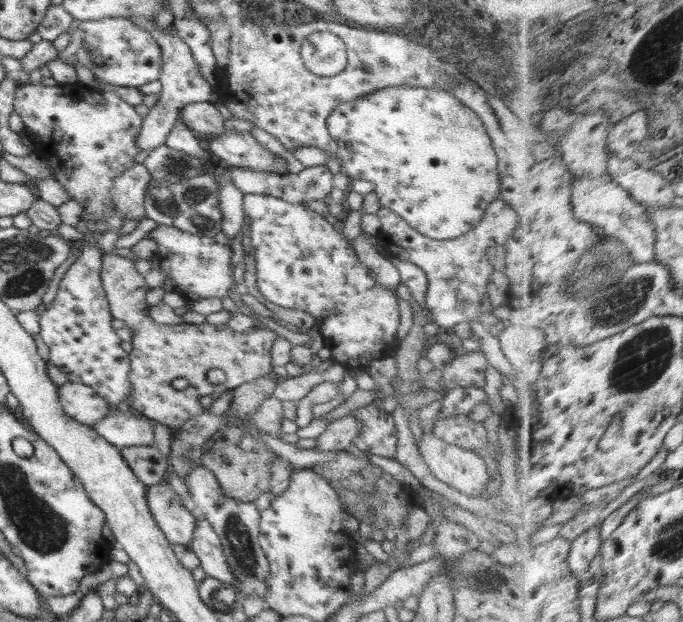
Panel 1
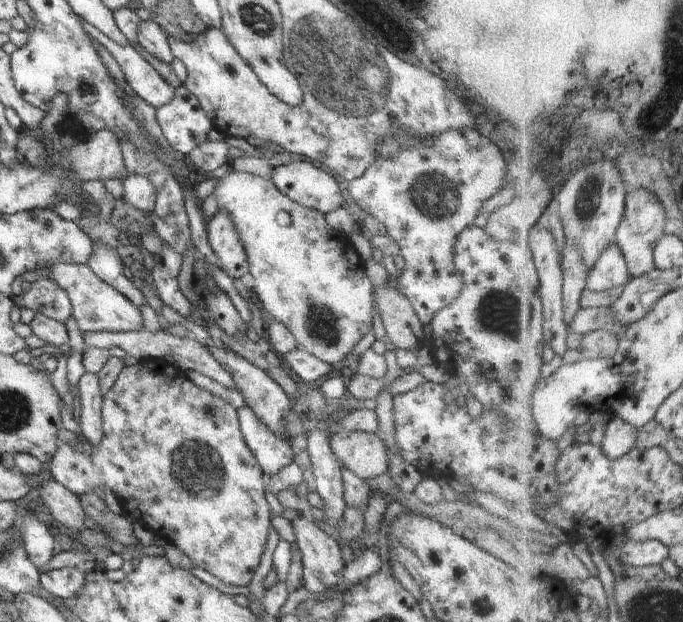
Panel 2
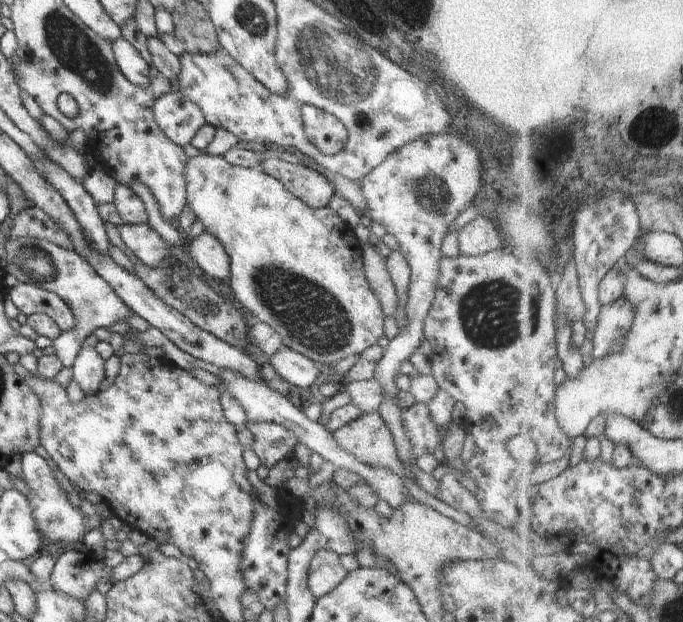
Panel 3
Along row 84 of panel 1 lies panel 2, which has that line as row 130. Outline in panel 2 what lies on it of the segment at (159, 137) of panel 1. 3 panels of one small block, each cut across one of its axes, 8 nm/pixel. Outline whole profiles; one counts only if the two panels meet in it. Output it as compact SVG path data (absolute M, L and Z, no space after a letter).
M183 85L176 88L174 98L167 105L155 110L155 117L168 144L185 159L194 148L204 144L208 132L213 127L211 120L199 105L198 99Z

